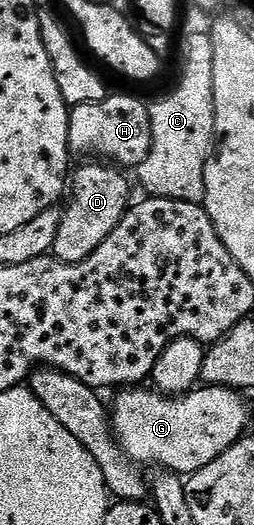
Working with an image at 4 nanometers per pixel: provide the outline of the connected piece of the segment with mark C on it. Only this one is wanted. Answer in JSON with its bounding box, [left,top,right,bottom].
[135,32,215,201]

